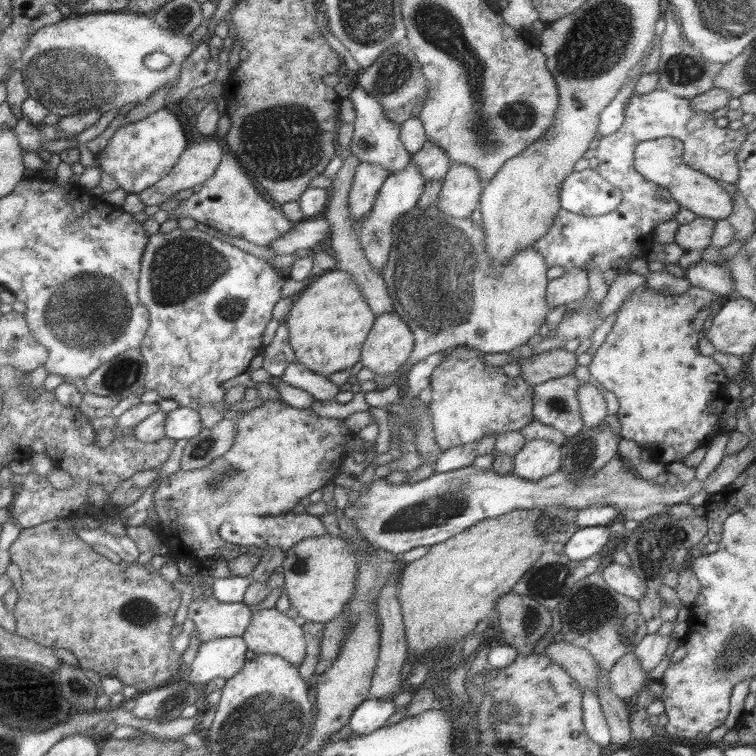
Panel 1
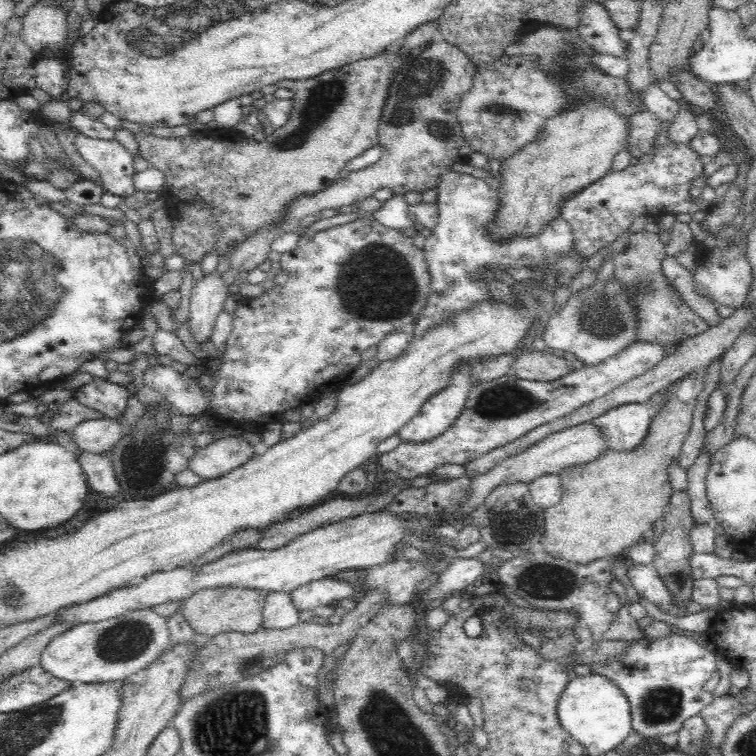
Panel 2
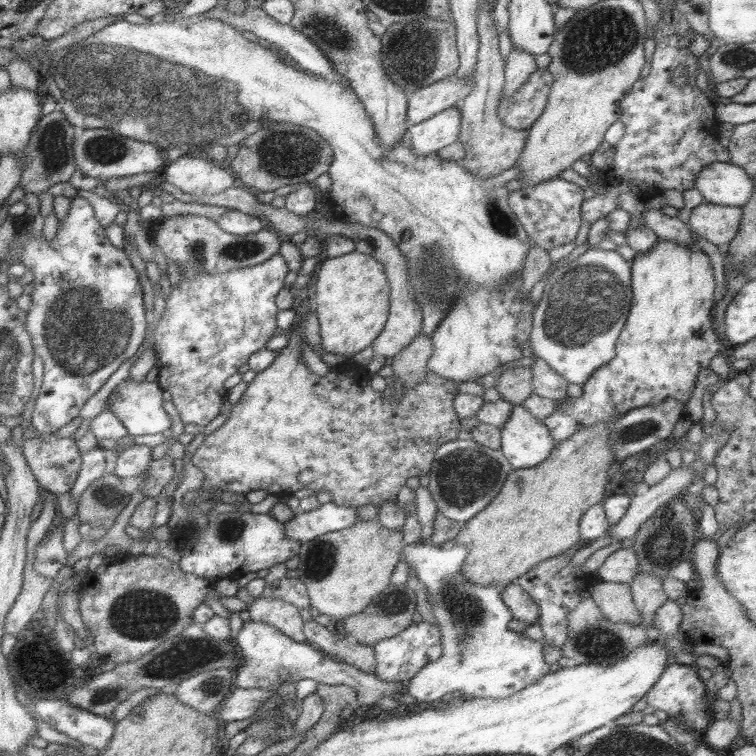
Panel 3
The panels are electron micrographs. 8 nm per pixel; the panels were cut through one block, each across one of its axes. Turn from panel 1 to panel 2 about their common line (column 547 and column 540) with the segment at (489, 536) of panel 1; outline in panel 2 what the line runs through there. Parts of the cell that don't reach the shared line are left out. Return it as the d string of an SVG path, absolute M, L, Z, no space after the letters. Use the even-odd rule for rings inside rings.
M700 368L698 371L690 372L688 375L683 377L680 381L676 381L673 384L670 384L666 390L664 390L664 396L667 396L666 399L666 408L662 408L656 416L652 416L650 422L650 428L648 428L648 434L646 438L642 440L642 444L630 452L618 452L617 450L612 450L611 448L604 450L596 460L588 462L586 464L578 464L578 466L568 466L564 468L562 472L558 475L561 478L561 485L563 488L562 498L558 504L551 506L550 508L543 509L544 511L544 520L545 520L545 531L542 533L541 542L539 544L539 549L545 550L547 554L553 556L554 558L560 558L562 560L567 560L568 562L574 562L576 564L588 564L592 560L610 558L616 556L616 554L624 554L627 550L627 547L638 543L642 540L641 536L646 530L652 529L652 524L658 520L658 518L663 518L663 512L667 507L668 501L671 497L671 492L673 488L667 482L668 480L668 467L674 462L678 462L678 456L681 451L681 446L684 440L687 438L691 422L692 422L692 412L694 412L696 406L697 395L702 391L704 384L704 376L706 371L704 368Z

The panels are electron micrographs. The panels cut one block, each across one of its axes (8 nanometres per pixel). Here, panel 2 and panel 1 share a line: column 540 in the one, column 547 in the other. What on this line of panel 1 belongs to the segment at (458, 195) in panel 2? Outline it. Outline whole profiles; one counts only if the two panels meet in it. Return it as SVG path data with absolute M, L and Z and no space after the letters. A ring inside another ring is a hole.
M664 89L641 95L634 93L627 98L623 110L625 120L622 127L612 135L603 136L593 145L596 149L595 158L599 162L596 170L606 182L622 192L622 203L616 210L600 216L582 216L561 208L548 232L531 246L531 249L540 252L549 268L558 266L562 272L574 268L586 272L598 269L604 273L608 285L619 274L632 273L630 260L648 256L655 243L655 226L659 222L674 219L681 207L666 188L644 179L636 170L636 146L651 139L676 138L683 144L684 164L706 172L716 181L735 185L740 172L736 155L749 134L746 126L739 130L718 128L712 114L698 112L693 109L691 99Z

